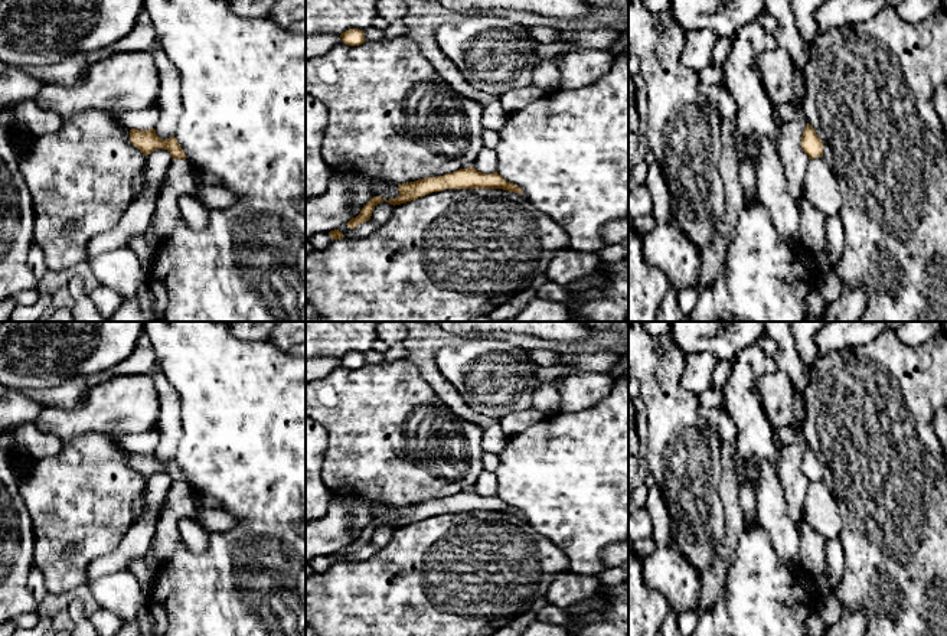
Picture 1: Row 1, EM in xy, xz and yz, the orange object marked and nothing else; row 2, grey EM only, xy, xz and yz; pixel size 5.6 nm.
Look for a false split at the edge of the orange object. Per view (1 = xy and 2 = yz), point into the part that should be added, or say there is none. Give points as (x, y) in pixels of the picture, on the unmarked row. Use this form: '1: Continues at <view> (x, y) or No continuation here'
1: No continuation here
2: No continuation here

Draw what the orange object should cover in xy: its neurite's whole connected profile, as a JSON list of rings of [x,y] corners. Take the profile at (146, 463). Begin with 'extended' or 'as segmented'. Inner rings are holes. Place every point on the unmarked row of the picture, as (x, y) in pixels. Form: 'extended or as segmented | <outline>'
as segmented | [[[131,451],[130,464],[146,479],[157,472],[164,472],[172,477],[173,483],[177,482],[186,483],[186,477],[180,467],[177,466],[176,460],[173,459],[167,463],[163,463],[156,457],[154,451],[151,453]]]

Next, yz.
as segmented | [[[810,447],[803,454],[801,472],[809,482],[823,480],[823,466]]]

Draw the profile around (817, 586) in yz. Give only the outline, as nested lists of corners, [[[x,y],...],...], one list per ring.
[[[807,574],[807,588],[817,600],[832,593],[827,580],[823,574],[819,575]]]

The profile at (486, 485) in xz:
[[[483,470],[477,477],[473,486],[473,490],[477,495],[481,495],[486,498],[496,496],[499,492],[499,482],[496,474],[493,472]]]

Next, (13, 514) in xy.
[[[0,449],[0,624],[39,609],[27,587],[33,568],[33,524],[13,464],[10,453]]]

